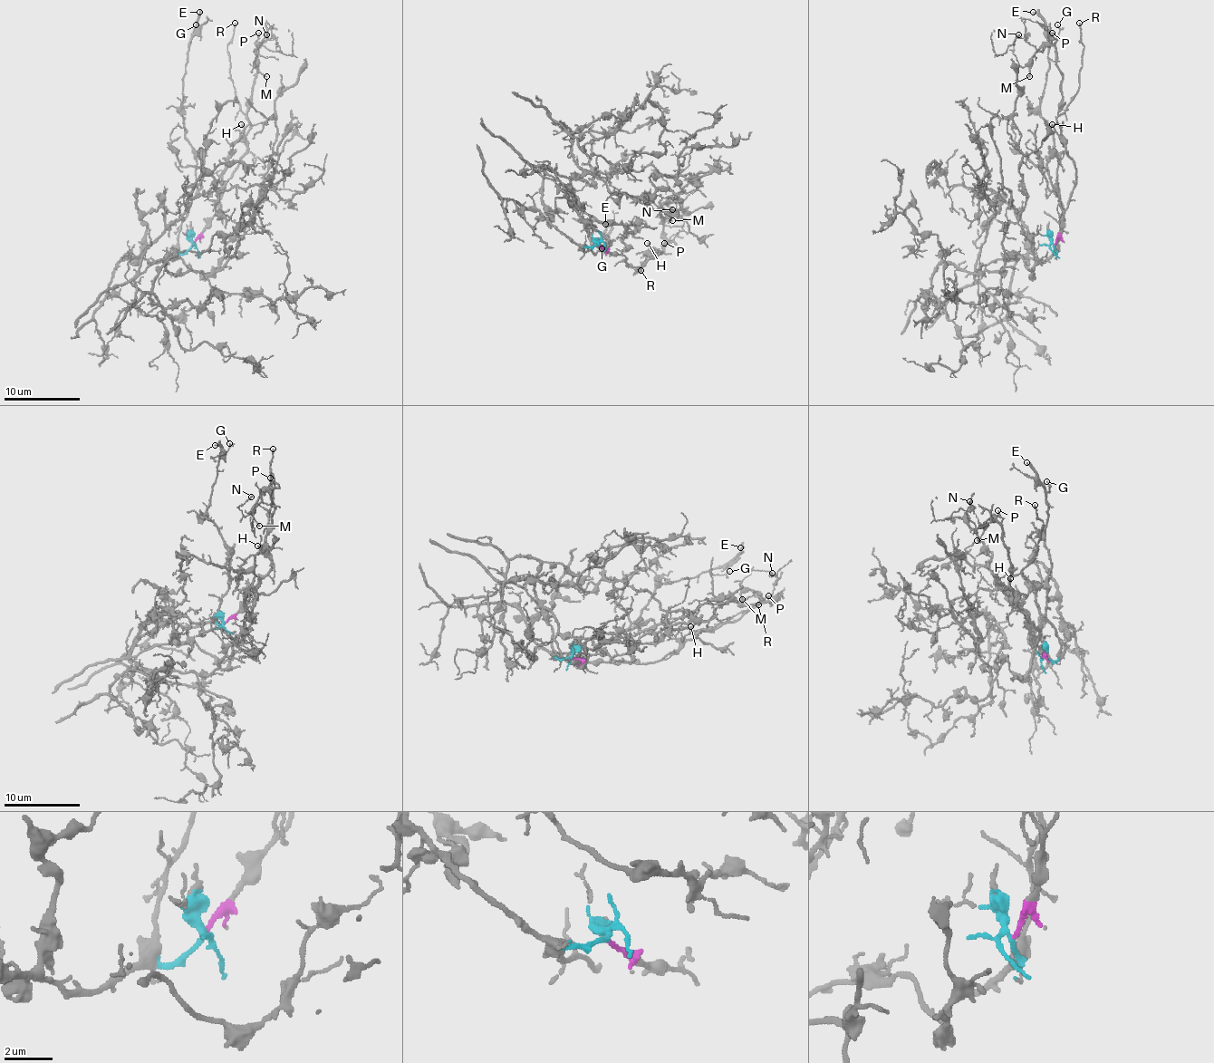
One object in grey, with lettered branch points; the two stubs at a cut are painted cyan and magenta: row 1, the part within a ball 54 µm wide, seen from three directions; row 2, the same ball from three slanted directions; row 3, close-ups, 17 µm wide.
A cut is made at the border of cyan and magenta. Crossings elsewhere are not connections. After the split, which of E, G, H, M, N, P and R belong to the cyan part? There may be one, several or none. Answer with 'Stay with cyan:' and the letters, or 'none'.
Stay with cyan: E, G

